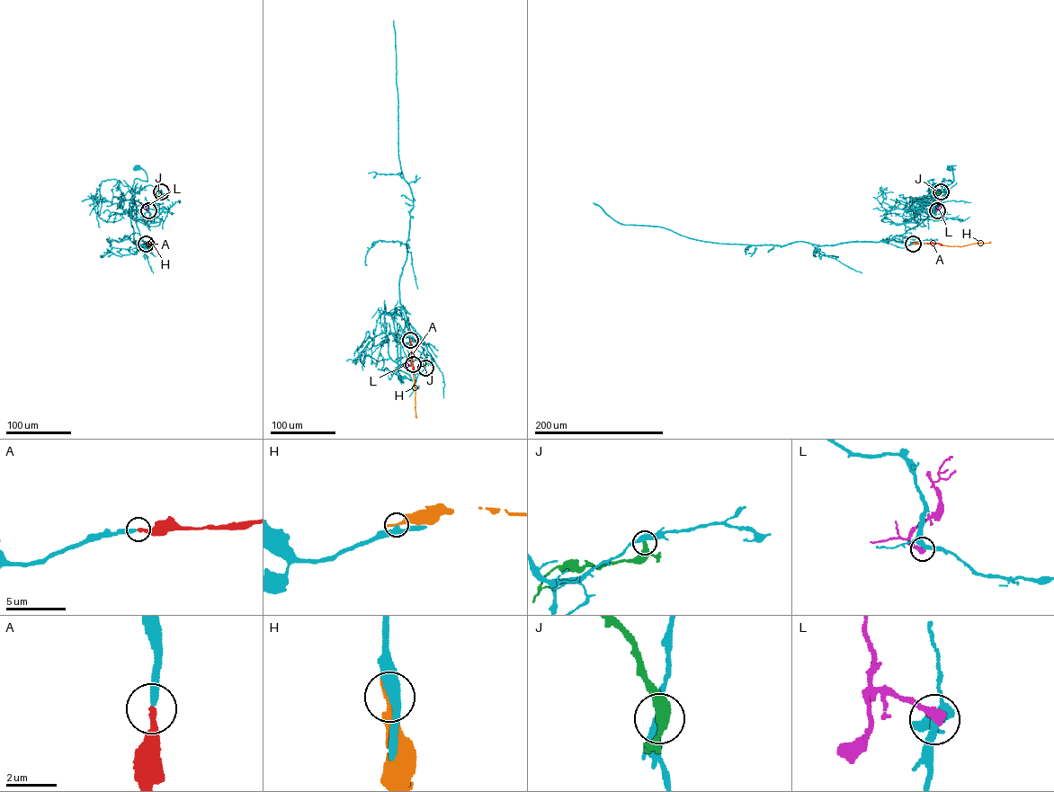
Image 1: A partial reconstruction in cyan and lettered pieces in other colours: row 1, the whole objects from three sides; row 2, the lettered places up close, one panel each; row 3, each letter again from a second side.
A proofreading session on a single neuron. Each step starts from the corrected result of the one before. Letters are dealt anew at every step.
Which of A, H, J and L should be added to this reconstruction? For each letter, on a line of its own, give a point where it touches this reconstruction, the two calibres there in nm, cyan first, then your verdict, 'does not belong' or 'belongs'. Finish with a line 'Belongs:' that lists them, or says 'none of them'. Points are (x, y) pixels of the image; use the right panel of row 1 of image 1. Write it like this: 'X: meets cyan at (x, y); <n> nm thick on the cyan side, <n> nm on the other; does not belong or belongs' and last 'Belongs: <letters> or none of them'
A: meets cyan at (914, 244); 300 nm thick on the cyan side, 260 nm on the other; belongs
H: meets cyan at (913, 244); 360 nm thick on the cyan side, 320 nm on the other; does not belong
J: meets cyan at (941, 191); 400 nm thick on the cyan side, 280 nm on the other; does not belong
L: meets cyan at (937, 210); 280 nm thick on the cyan side, 320 nm on the other; does not belong
Belongs: A

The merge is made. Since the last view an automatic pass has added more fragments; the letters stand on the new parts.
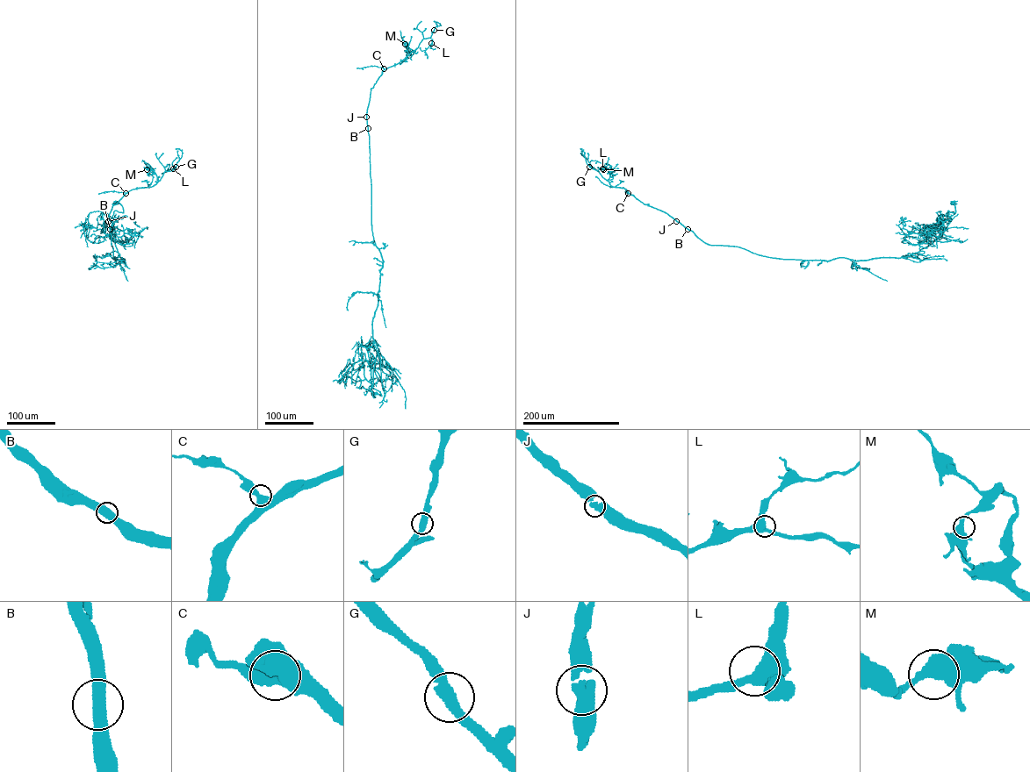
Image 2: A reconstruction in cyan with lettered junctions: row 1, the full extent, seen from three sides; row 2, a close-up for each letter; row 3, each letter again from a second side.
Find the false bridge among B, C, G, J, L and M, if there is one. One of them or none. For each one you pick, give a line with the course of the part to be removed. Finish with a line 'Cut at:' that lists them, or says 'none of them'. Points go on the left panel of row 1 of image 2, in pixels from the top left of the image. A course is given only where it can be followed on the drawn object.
Cut at: none of them

